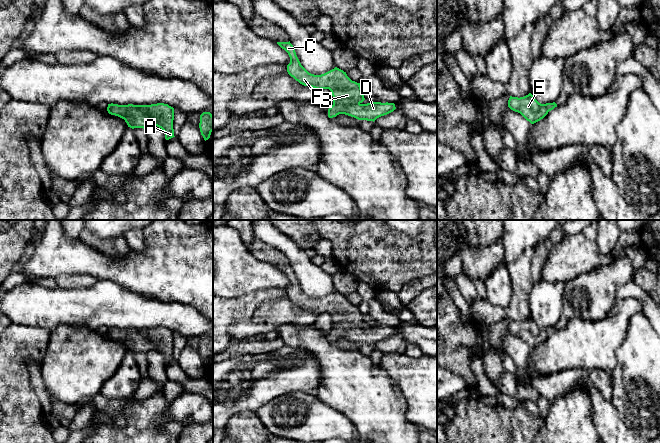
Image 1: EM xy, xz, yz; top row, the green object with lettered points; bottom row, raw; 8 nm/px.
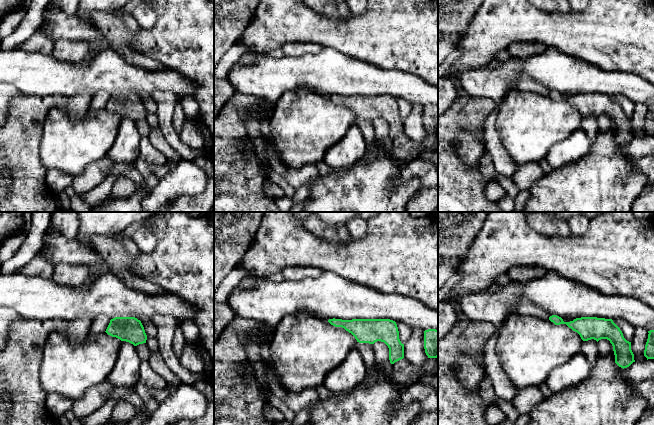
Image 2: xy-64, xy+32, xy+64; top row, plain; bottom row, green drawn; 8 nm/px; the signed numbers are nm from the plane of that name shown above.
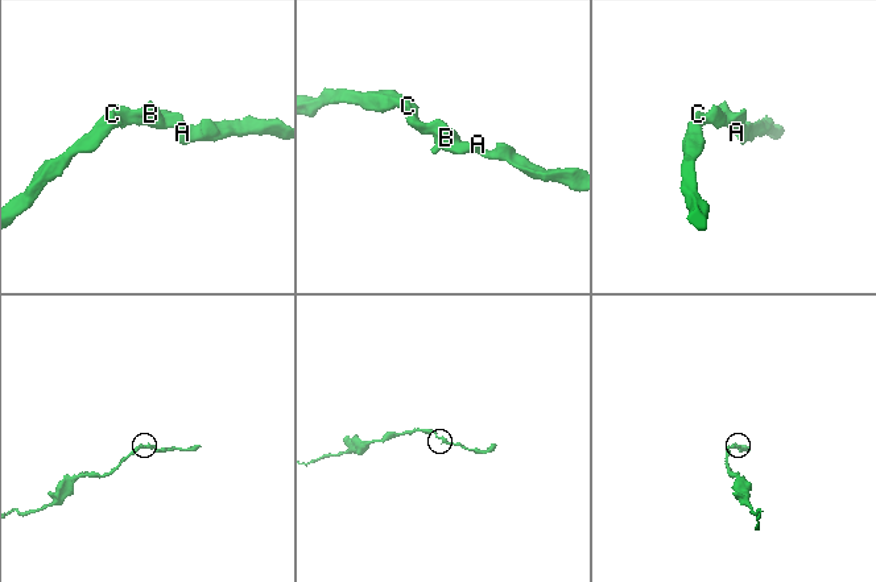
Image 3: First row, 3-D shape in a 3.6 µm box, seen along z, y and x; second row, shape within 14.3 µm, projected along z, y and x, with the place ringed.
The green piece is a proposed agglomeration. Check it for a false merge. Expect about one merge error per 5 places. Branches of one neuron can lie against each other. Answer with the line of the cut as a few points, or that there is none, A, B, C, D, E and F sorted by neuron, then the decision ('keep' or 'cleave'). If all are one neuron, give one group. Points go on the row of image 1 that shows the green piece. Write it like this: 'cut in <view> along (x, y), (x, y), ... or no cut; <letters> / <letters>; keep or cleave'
no cut; A B C D E F; keep

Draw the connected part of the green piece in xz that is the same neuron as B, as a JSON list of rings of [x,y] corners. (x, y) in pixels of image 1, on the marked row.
[[[277,42],[277,44],[284,49],[289,57],[290,63],[287,65],[288,74],[293,77],[296,81],[304,86],[309,86],[318,90],[329,89],[333,96],[333,105],[328,109],[328,117],[333,118],[339,114],[345,114],[354,117],[358,120],[375,121],[377,118],[387,115],[393,112],[396,107],[394,103],[381,103],[381,102],[370,102],[363,104],[365,100],[363,90],[361,89],[360,83],[352,81],[343,70],[335,67],[334,69],[321,74],[314,75],[309,73],[300,63],[293,45],[289,42]]]

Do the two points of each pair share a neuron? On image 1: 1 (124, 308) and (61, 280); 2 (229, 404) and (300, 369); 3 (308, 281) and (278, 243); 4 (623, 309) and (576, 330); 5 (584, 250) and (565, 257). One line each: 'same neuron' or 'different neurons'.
1: different neurons
2: same neuron
3: same neuron
4: same neuron
5: same neuron

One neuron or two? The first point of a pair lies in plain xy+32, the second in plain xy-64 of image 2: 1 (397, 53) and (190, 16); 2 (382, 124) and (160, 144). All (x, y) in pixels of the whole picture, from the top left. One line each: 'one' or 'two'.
1: one
2: one

